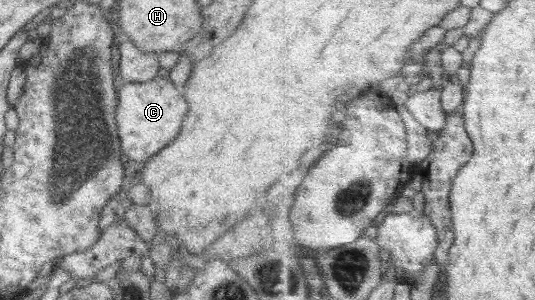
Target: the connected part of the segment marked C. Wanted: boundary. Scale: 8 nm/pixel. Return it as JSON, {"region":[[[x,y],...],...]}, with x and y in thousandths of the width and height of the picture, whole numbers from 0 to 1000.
{"region":[[[293,253],[275,273],[230,273],[219,303],[215,390],[228,503],[264,550],[333,453],[351,373],[351,343],[318,260]]]}

